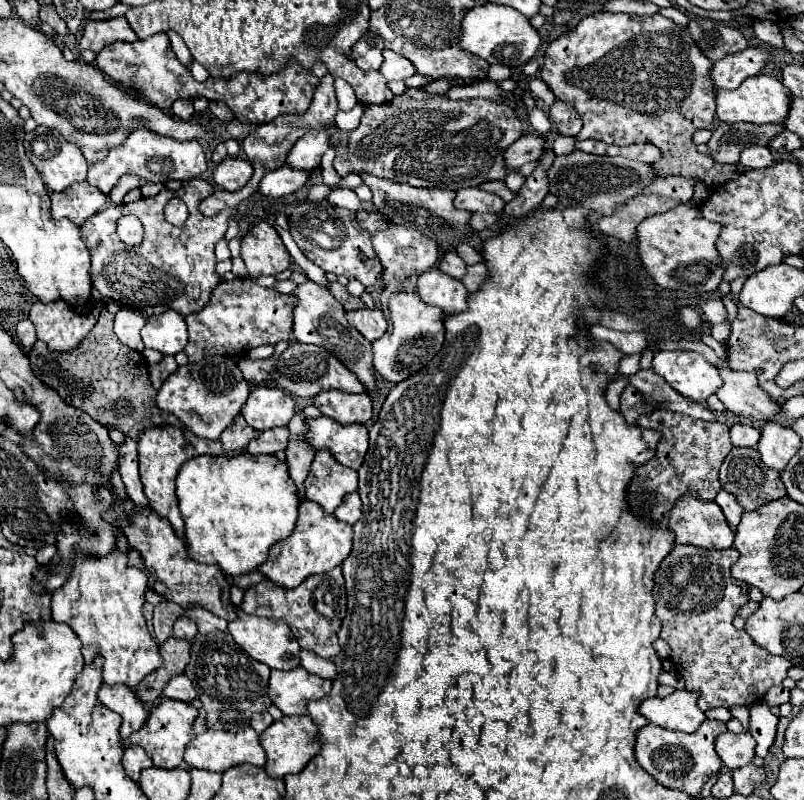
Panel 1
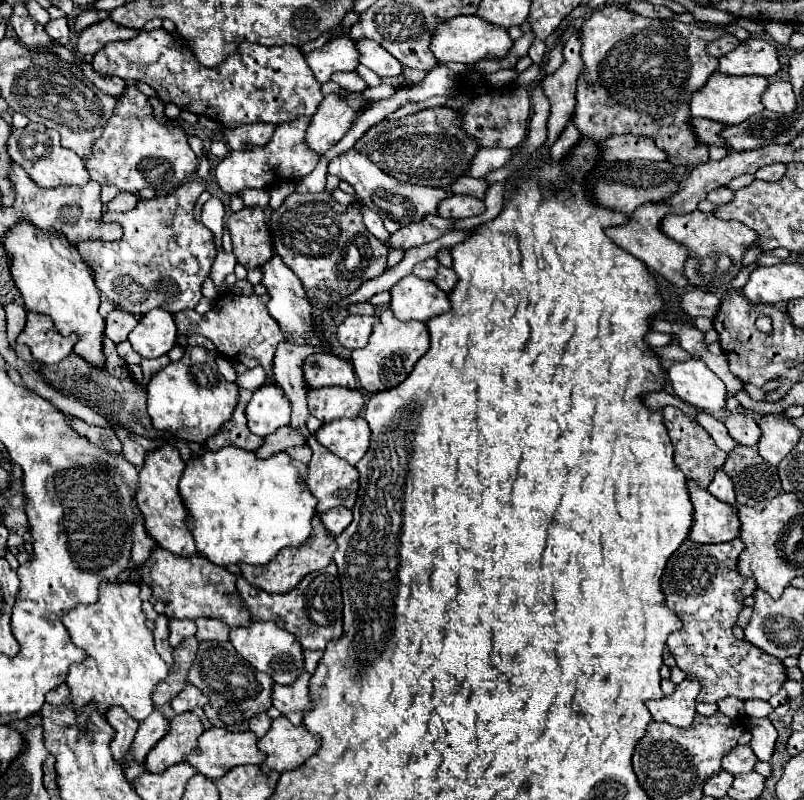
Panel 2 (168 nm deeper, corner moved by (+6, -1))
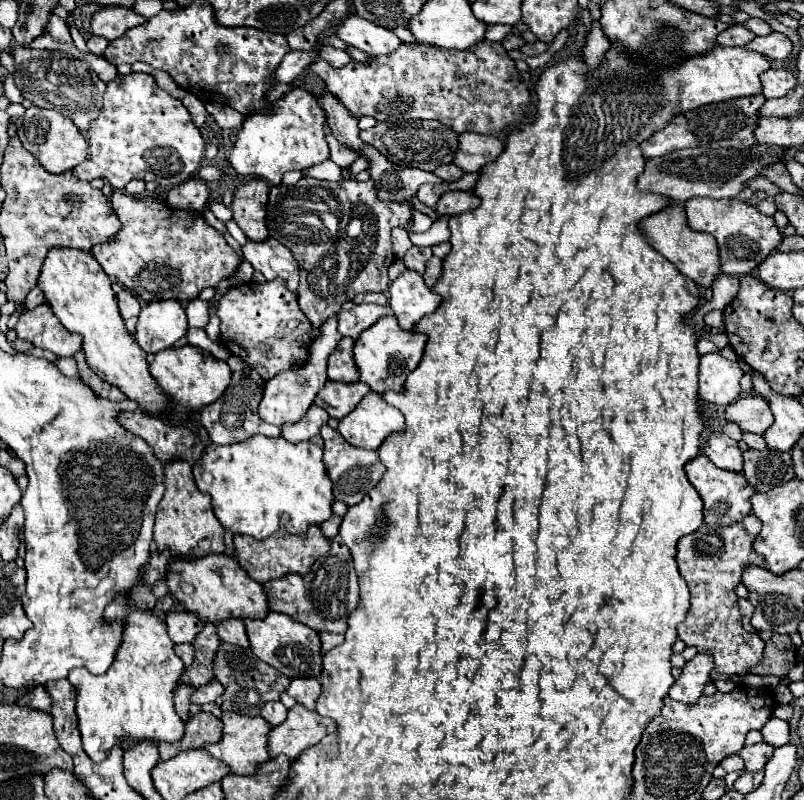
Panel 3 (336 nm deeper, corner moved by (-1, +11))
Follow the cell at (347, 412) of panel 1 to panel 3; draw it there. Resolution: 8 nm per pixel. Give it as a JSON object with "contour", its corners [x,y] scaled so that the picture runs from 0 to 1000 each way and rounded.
{"contour":[[[408,475],[405,483],[393,493],[391,505],[403,510],[413,523],[423,525],[443,510],[443,505],[460,490],[453,478],[418,478]]]}

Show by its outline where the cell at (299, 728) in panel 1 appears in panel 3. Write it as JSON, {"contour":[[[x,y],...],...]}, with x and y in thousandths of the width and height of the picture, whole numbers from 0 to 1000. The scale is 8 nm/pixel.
{"contour":[[[368,880],[366,885],[358,888],[356,900],[336,913],[336,925],[333,925],[336,948],[356,943],[361,950],[366,950],[371,943],[396,930],[405,918],[413,918],[415,913],[418,903],[393,895],[391,888]]]}

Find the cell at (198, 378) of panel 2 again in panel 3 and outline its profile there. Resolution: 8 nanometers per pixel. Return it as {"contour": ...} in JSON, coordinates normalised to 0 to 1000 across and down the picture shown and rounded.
{"contour":[[[226,433],[226,435],[209,435],[192,445],[192,453],[187,455],[187,468],[201,485],[201,490],[211,498],[214,505],[214,520],[211,528],[229,530],[236,518],[251,513],[254,508],[271,500],[279,488],[284,485],[289,463],[281,453],[266,448],[259,438],[251,438],[246,433]]]}

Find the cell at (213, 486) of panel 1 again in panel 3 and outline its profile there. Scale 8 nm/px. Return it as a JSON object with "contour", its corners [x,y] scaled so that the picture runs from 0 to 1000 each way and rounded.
{"contour":[[[326,543],[311,545],[303,553],[284,555],[284,558],[269,558],[259,555],[249,570],[249,575],[239,585],[244,608],[264,620],[264,638],[269,648],[274,650],[276,660],[299,668],[299,670],[313,670],[318,675],[328,675],[346,665],[348,660],[358,663],[361,668],[378,670],[386,655],[400,655],[410,645],[410,635],[415,628],[413,620],[413,603],[403,593],[403,578],[400,578],[400,560],[396,560],[388,553],[373,553],[361,555],[353,548],[333,548]]]}

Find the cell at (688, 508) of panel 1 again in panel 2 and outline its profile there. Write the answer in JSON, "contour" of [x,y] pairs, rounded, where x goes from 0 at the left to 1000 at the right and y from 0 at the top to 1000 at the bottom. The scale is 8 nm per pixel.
{"contour":[[[854,600],[854,613],[864,635],[857,675],[867,680],[892,680],[919,670],[922,655],[917,635],[907,635],[907,630],[899,630],[884,615],[869,610],[864,600]]]}

